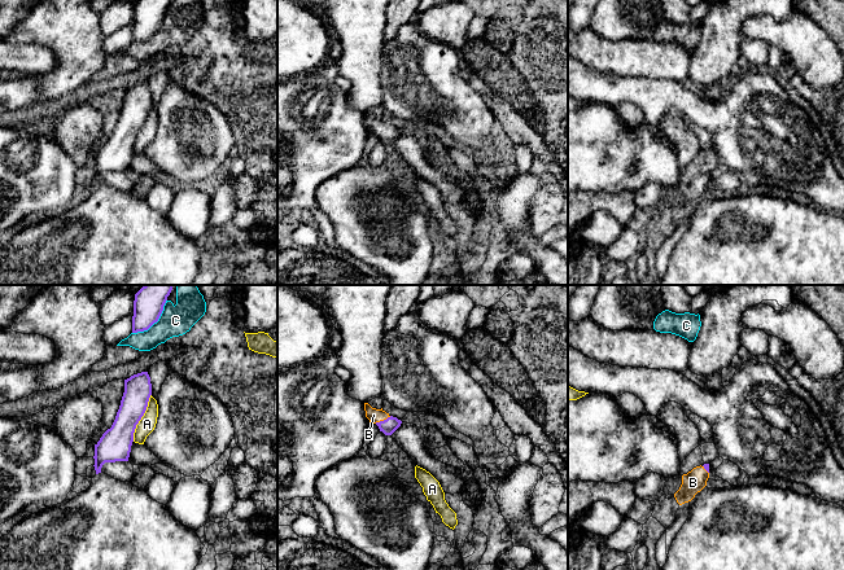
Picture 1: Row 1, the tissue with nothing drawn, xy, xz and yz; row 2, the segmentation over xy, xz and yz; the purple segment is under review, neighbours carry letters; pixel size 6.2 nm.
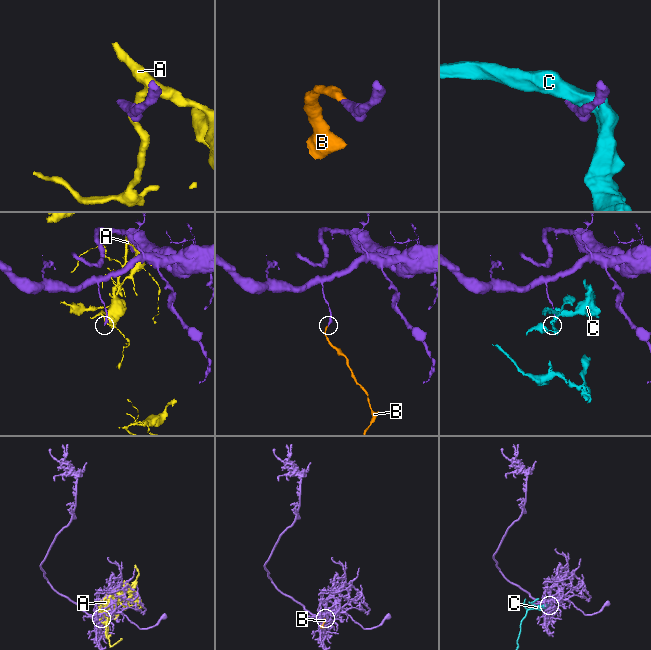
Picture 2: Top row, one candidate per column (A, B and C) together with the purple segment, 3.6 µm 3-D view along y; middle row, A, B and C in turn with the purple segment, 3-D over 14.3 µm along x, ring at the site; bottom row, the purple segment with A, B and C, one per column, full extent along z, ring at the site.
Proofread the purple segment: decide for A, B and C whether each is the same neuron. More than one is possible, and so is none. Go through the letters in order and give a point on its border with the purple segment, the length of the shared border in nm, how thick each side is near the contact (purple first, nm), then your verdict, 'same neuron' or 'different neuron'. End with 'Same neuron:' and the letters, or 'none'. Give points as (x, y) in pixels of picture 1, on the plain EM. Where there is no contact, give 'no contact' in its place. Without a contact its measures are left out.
A: meets purple in xy at (141, 126); contact 320 nm long; 200 nm thick on the purple side, 100 nm on the other; different neuron
B: meets purple in xz at (384, 130); contact 110 nm long; 100 nm thick on the purple side, 90 nm on the other; same neuron
C: meets purple in xy at (154, 31); contact 300 nm long; 190 nm thick on the purple side, 190 nm on the other; different neuron
Same neuron: B

